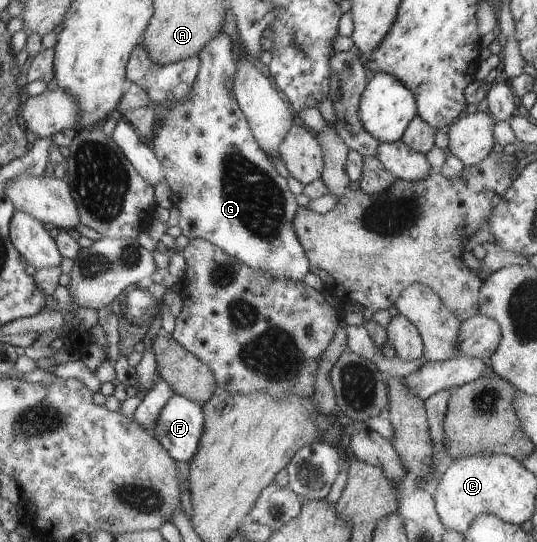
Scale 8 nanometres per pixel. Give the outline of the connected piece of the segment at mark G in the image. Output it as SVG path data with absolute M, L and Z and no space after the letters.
M219 32L207 42L196 59L200 70L191 91L162 116L162 123L149 142L159 158L164 178L172 191L171 200L179 210L181 233L192 239L204 239L220 247L248 266L274 278L302 280L310 263L293 227L297 201L287 186L287 178L277 173L266 151L257 143L249 122L233 97L236 65L232 58L232 39Z

